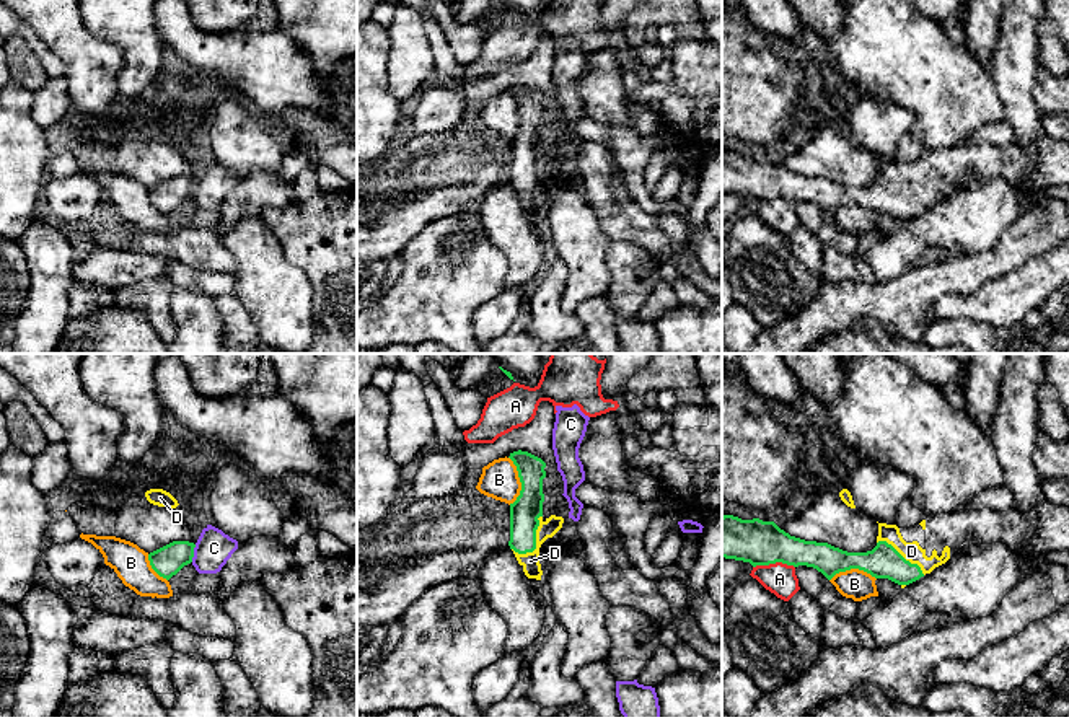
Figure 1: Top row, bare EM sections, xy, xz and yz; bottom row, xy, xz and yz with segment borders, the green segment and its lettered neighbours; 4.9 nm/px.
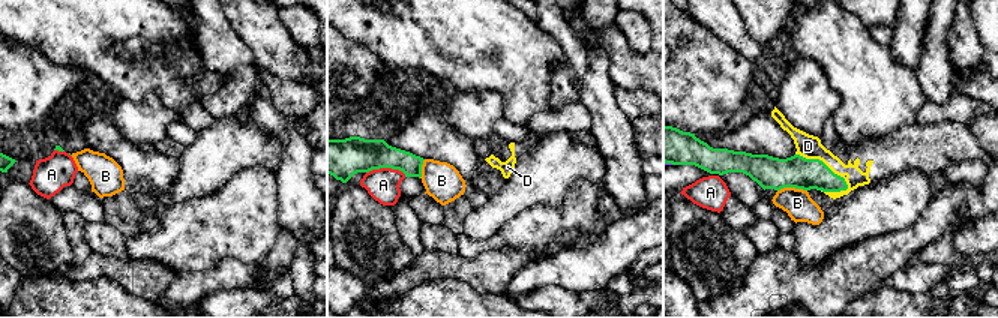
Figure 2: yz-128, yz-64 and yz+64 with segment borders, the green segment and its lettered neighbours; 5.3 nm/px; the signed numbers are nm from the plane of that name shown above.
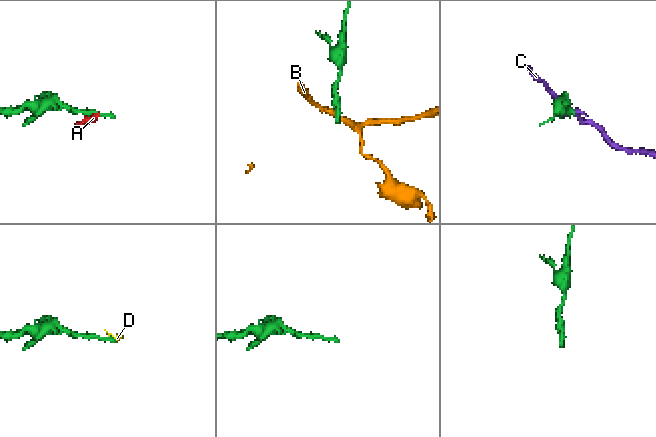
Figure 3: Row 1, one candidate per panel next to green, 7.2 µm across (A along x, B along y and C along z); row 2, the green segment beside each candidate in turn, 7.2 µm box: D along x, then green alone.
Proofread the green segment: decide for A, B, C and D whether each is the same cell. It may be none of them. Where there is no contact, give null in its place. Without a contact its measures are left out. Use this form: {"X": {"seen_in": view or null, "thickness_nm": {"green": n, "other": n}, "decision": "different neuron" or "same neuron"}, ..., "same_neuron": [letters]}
{"A": {"seen_in": "yz", "thickness_nm": {"green": 220, "other": 160}, "decision": "different neuron"}, "B": {"seen_in": "xz", "thickness_nm": {"green": 150, "other": 190}, "decision": "different neuron"}, "C": {"seen_in": "xy", "thickness_nm": {"green": 150, "other": 180}, "decision": "different neuron"}, "D": {"seen_in": "xz", "thickness_nm": {"green": 150, "other": 90}, "decision": "same neuron"}, "same_neuron": ["D"]}

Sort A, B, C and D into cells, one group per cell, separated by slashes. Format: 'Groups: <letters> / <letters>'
Groups: A / B / C / D

